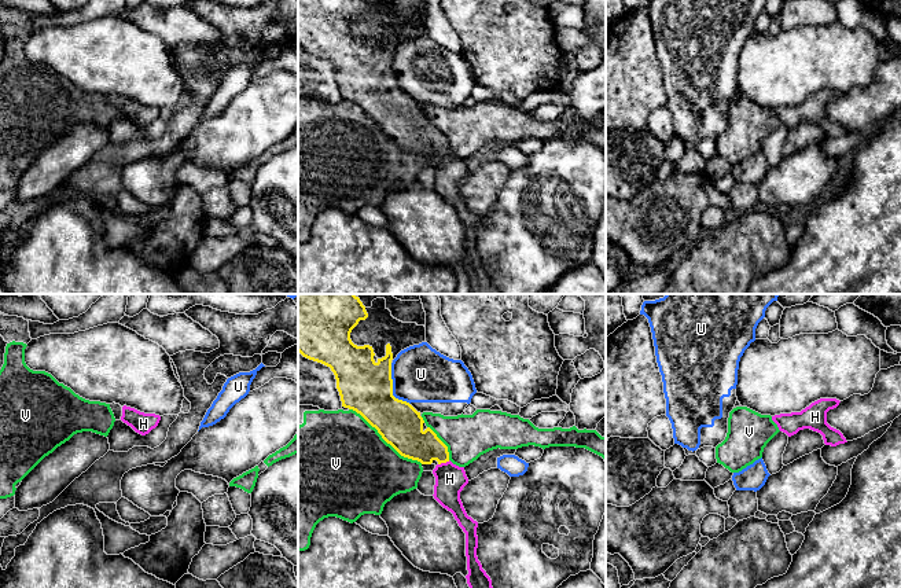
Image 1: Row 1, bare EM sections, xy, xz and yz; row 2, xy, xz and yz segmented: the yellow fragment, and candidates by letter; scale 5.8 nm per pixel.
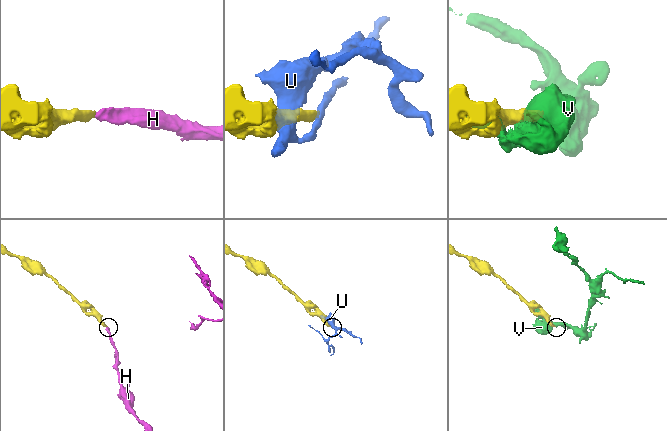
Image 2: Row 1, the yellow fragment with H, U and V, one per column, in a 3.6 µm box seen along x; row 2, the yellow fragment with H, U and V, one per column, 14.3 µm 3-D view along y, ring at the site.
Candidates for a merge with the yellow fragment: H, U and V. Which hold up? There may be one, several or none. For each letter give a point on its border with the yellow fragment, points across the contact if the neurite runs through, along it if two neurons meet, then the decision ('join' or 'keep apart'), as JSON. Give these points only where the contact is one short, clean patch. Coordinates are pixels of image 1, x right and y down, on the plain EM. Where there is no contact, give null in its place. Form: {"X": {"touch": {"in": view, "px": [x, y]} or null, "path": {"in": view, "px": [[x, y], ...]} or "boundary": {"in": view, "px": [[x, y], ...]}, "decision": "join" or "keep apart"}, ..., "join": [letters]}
{"H": {"touch": {"in": "xz", "px": [444, 154]}, "path": {"in": "xz", "px": [[408, 131], [429, 139], [444, 154], [445, 165], [449, 171]]}, "decision": "join"}, "U": {"touch": {"in": "xz", "px": [392, 80]}, "boundary": {"in": "xz", "px": [[390, 55], [392, 85], [409, 96]]}, "decision": "keep apart"}, "V": {"touch": {"in": "xz", "px": [385, 132]}, "decision": "keep apart"}, "join": ["H"]}

